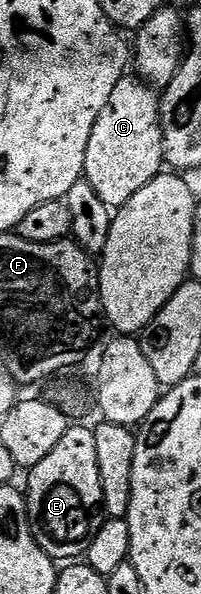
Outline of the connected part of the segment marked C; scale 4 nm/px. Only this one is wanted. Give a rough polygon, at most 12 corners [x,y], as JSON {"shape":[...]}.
{"shape":[[123,76],[84,159],[117,211],[164,169],[162,102]]}

